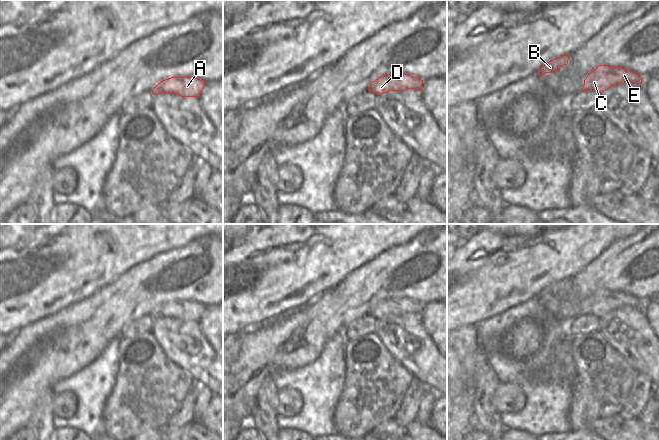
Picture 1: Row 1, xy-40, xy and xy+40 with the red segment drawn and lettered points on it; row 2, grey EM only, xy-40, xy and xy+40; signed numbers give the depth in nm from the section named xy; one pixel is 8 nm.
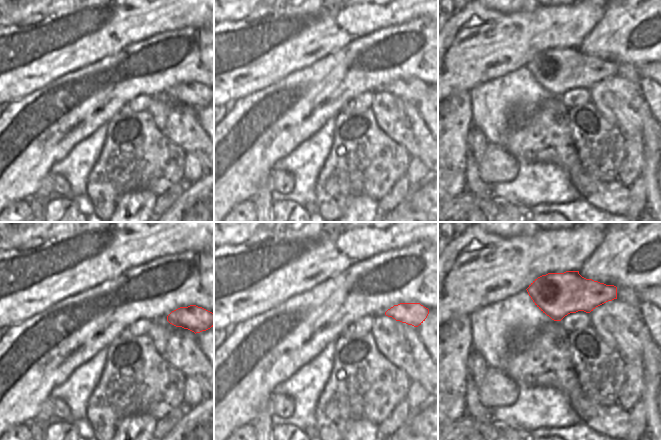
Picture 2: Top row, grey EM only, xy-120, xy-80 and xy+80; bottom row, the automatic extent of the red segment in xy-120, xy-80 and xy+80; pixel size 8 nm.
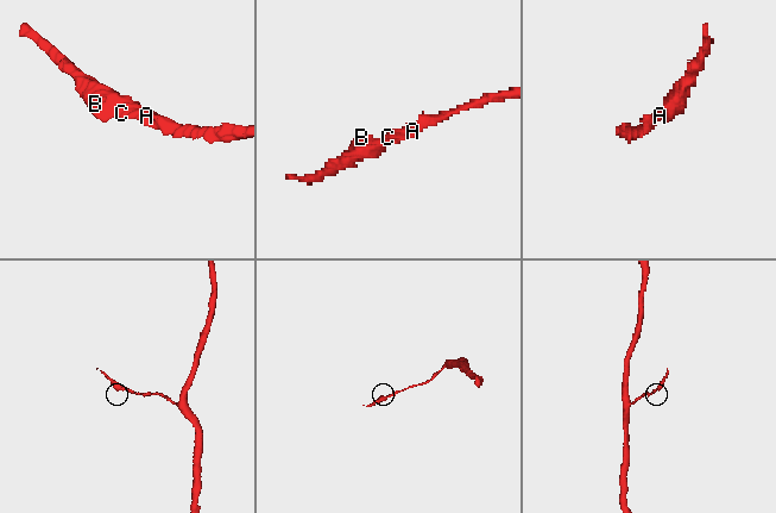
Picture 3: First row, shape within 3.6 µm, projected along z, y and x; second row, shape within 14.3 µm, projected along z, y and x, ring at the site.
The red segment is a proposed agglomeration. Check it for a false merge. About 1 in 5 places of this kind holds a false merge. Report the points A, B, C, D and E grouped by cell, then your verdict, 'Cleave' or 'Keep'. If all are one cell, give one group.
Groups: A B C D E. Keep

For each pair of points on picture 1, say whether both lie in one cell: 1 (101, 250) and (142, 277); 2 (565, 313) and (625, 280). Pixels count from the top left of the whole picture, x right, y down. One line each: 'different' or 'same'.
1: different
2: same

